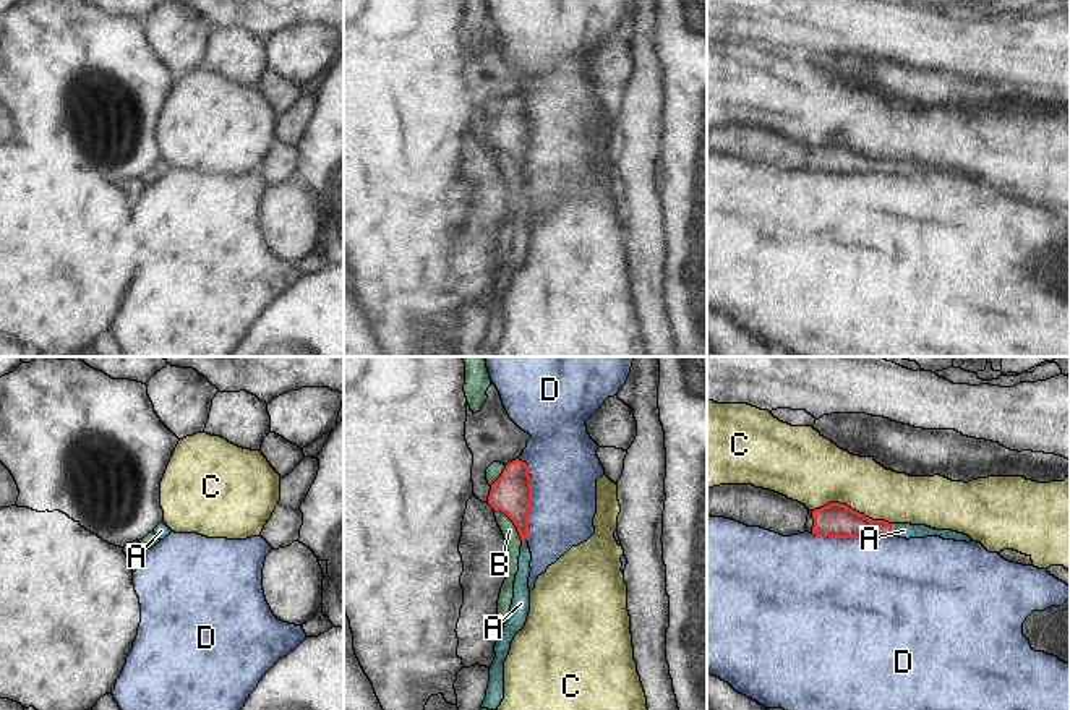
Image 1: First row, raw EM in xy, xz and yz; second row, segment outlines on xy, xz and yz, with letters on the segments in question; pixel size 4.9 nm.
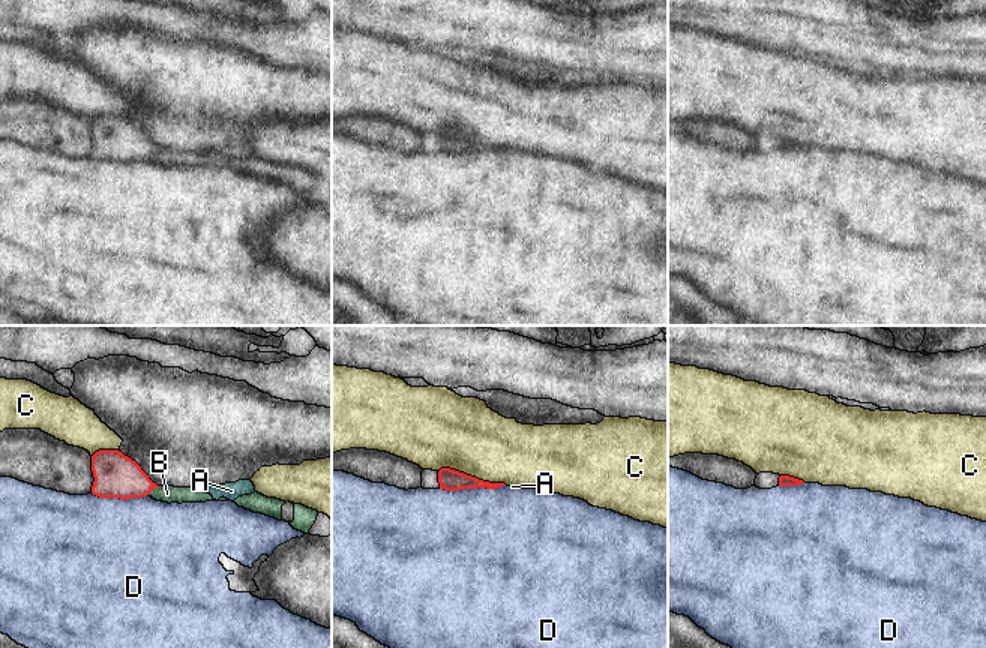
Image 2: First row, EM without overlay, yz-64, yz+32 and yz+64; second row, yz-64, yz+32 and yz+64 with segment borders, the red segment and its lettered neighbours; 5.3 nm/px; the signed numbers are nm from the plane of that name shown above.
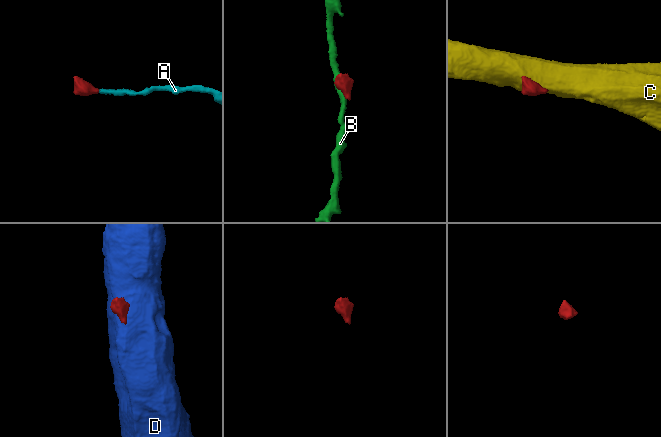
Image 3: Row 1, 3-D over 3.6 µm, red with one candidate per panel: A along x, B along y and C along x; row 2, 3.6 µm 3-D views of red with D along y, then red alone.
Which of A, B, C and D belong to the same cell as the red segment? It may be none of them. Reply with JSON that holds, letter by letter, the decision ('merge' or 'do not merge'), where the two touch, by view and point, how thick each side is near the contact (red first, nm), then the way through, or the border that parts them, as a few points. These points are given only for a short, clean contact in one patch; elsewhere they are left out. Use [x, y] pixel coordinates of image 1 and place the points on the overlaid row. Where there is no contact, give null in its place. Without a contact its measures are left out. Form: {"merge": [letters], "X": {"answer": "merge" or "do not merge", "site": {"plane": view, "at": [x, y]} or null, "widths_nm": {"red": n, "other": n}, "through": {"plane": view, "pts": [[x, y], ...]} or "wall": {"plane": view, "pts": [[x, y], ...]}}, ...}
{"merge": ["A"], "A": {"answer": "merge", "site": {"plane": "yz", "at": [890, 529]}, "widths_nm": {"red": 160, "other": 80}, "through": {"plane": "yz", "pts": [[842, 522], [890, 529], [903, 530]]}}, "B": {"answer": "do not merge", "site": {"plane": "xz", "at": [513, 521]}, "widths_nm": {"red": 200, "other": 80}, "wall": {"plane": "xz", "pts": [[495, 509], [500, 509], [513, 522], [522, 540]]}}, "C": {"answer": "do not merge", "site": {"plane": "yz", "at": [851, 509]}, "widths_nm": {"red": 180, "other": 320}}, "D": {"answer": "do not merge", "site": {"plane": "xz", "at": [530, 498]}, "widths_nm": {"red": 200, "other": 340}, "wall": {"plane": "xz", "pts": [[517, 459], [527, 466], [530, 479], [529, 534], [524, 540]]}}}

